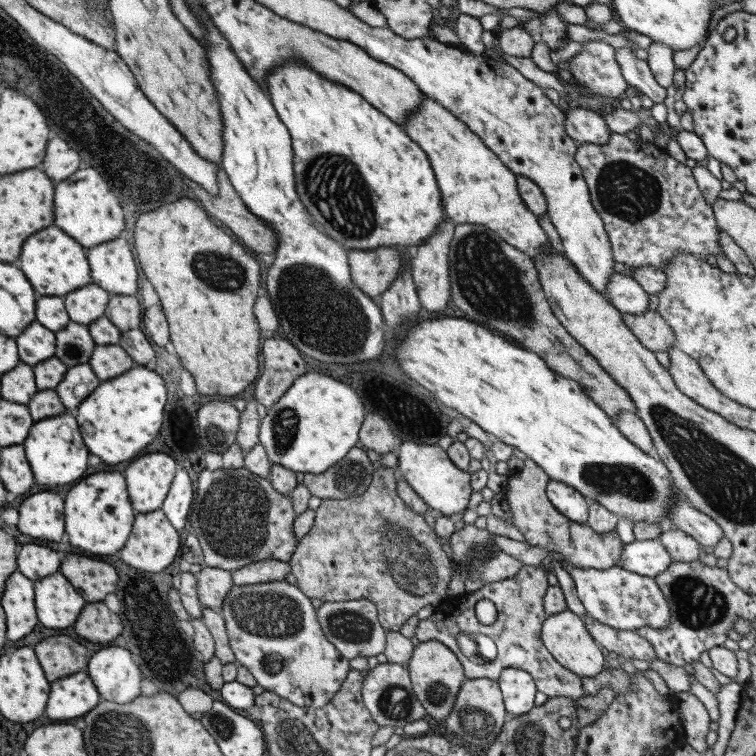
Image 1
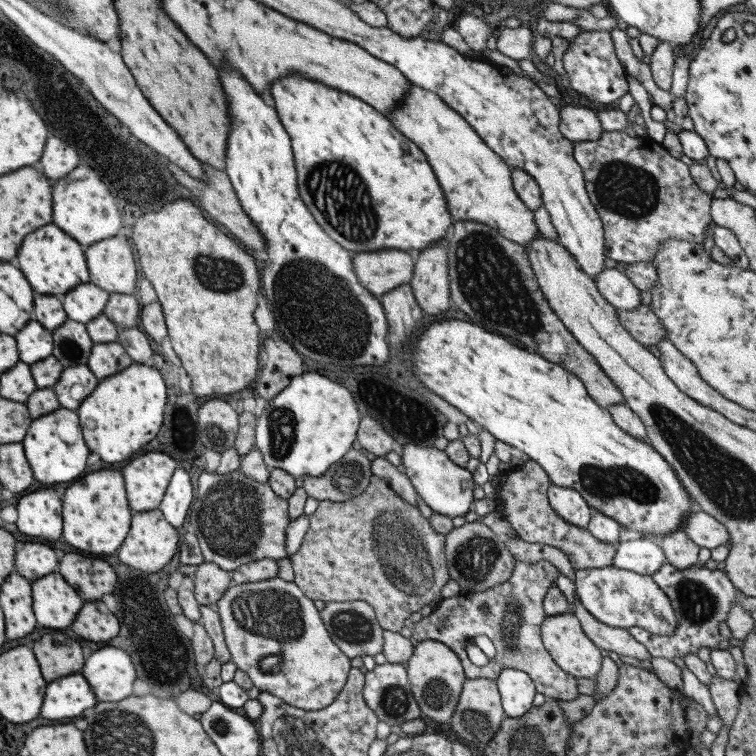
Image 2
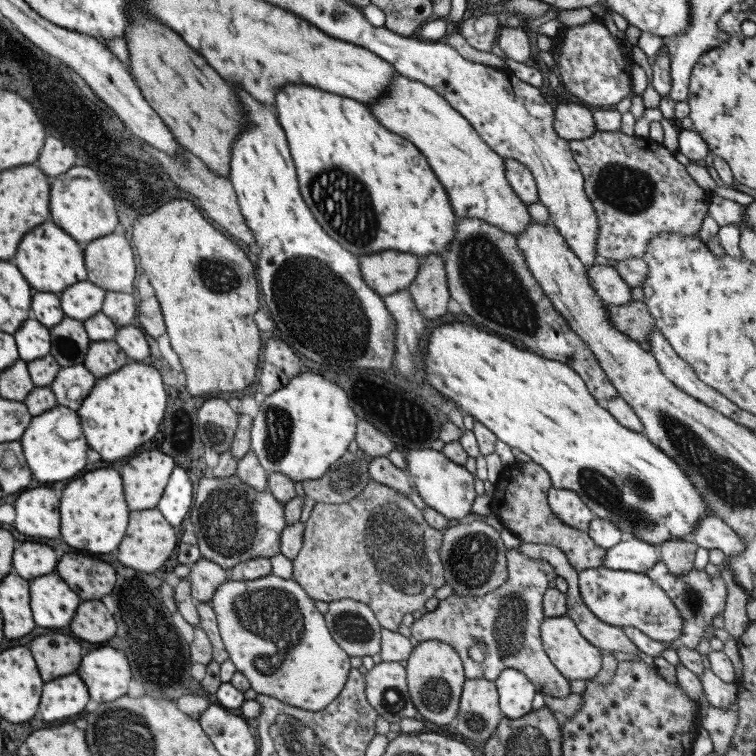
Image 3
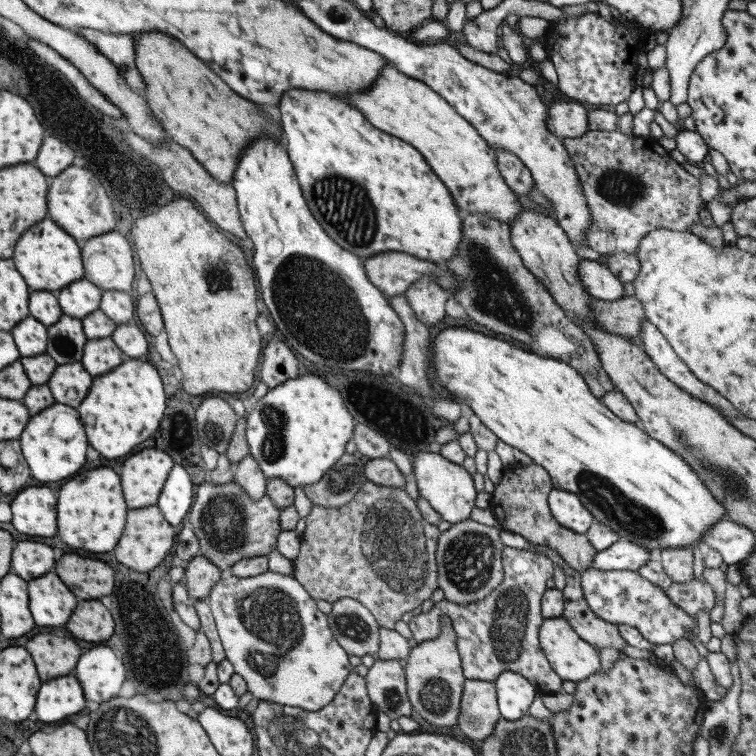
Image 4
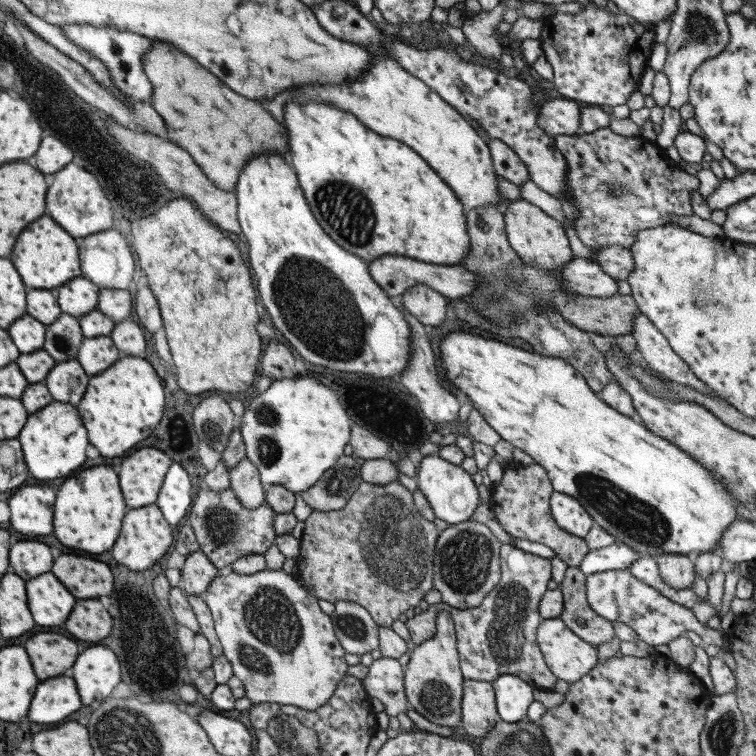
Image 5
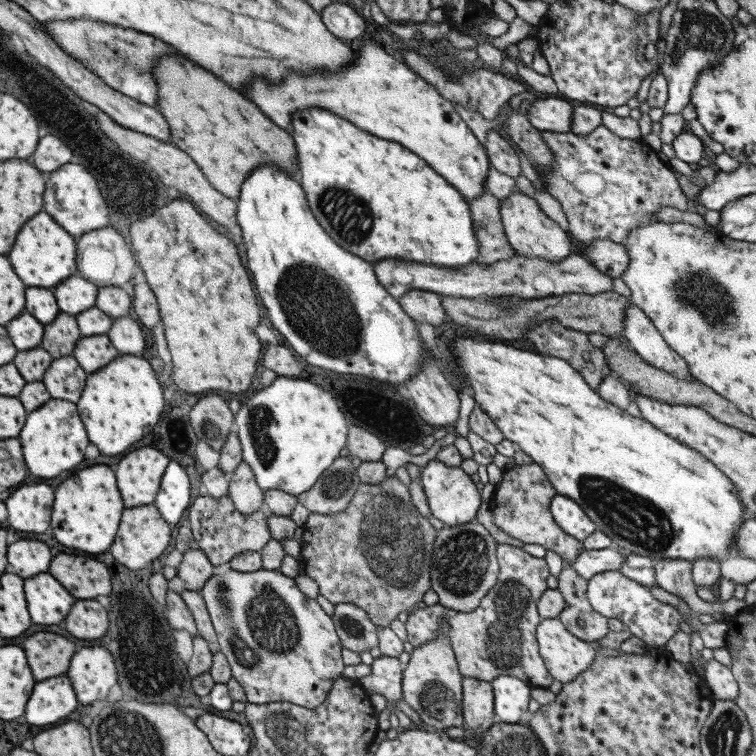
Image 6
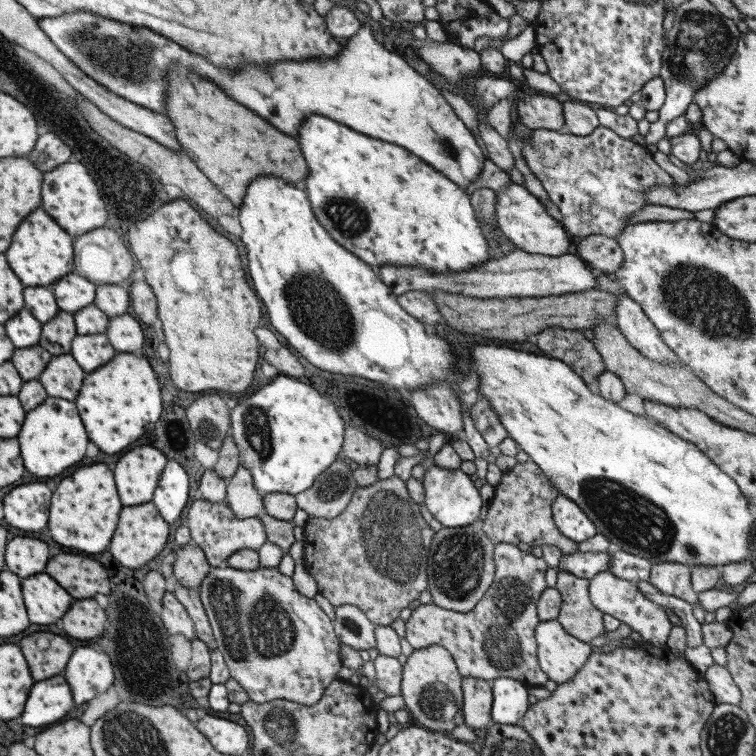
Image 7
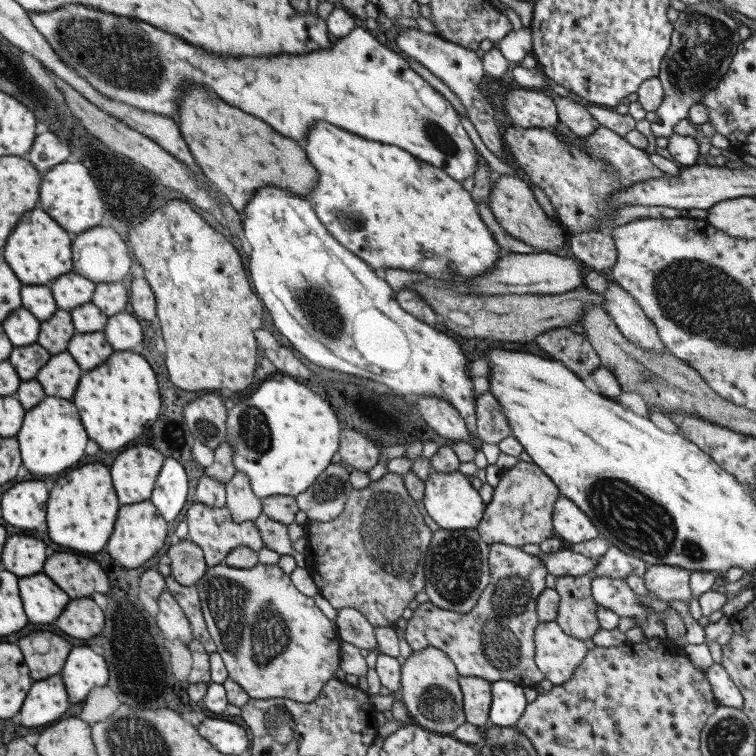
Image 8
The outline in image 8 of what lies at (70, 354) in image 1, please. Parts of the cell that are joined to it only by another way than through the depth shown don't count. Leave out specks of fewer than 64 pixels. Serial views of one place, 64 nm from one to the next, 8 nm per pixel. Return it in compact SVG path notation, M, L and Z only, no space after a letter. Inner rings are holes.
M64 309L57 311L40 323L37 343L48 350L50 356L68 350L68 341L74 336L75 328L70 313Z

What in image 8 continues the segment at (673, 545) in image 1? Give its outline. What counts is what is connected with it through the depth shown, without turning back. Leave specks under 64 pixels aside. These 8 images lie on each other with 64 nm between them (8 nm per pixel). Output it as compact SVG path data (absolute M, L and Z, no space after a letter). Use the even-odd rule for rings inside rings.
M652 565L646 569L643 582L649 594L662 602L678 600L689 602L692 592L689 588L689 570L668 565Z

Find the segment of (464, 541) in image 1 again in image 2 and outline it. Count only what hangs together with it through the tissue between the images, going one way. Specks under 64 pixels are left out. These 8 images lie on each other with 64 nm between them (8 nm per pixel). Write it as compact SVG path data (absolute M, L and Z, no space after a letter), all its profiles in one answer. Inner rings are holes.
M465 523L460 528L445 535L444 554L448 564L451 586L458 593L478 593L488 591L490 588L506 582L514 571L516 559L504 543L504 536L495 534L482 523Z

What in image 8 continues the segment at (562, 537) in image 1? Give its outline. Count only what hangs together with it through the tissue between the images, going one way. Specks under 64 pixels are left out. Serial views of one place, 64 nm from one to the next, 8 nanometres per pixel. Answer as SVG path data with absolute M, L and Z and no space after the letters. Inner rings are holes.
M519 460L513 468L501 471L494 496L485 505L482 521L476 529L478 535L486 544L516 547L540 544L552 535L558 537L553 532L553 508L560 496L556 484L535 463Z

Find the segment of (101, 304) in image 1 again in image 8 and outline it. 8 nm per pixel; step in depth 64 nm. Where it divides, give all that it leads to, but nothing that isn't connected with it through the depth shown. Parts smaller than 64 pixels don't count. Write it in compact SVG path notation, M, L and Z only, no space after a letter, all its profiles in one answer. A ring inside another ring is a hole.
M74 270L56 278L49 287L57 308L68 312L76 306L90 302L95 289L94 282Z

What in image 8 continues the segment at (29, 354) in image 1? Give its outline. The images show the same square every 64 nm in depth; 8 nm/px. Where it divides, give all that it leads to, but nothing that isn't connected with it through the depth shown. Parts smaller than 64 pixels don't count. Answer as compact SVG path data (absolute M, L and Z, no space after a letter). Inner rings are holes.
M22 306L12 311L1 323L14 347L26 346L38 340L41 322Z

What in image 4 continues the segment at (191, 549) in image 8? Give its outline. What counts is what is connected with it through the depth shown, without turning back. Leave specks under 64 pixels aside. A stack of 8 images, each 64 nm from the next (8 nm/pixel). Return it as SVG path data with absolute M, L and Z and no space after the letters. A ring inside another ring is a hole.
M197 554L188 561L184 580L188 595L194 600L206 600L210 590L220 579L222 579L222 570L204 555Z

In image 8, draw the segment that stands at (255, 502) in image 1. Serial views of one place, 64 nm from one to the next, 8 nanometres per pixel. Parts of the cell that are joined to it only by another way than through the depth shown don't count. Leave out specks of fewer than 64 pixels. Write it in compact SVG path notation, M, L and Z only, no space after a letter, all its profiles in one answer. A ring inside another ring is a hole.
M200 502L194 504L186 512L186 524L188 525L187 538L198 544L203 550L203 556L208 567L220 565L230 551L239 546L247 546L257 553L263 548L262 536L260 536L254 521L236 523L230 515L228 508L210 508Z

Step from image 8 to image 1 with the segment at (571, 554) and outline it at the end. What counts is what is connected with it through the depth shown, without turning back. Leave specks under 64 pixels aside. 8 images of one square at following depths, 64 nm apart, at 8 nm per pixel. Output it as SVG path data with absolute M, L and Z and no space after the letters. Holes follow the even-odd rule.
M634 538L632 542L625 543L617 565L624 570L654 578L666 570L670 563L674 563L674 560L658 539Z

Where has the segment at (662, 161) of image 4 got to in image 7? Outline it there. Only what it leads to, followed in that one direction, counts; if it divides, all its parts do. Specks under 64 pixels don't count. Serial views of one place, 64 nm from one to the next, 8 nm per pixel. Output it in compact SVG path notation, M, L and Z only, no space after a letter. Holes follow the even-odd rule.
M598 125L588 136L560 134L548 129L532 129L530 139L522 143L522 154L530 172L540 180L552 201L562 213L563 227L573 235L573 239L590 234L601 234L618 238L622 229L628 226L628 217L648 205L646 191L654 185L672 187L674 178L654 160L654 150L618 136L613 130Z

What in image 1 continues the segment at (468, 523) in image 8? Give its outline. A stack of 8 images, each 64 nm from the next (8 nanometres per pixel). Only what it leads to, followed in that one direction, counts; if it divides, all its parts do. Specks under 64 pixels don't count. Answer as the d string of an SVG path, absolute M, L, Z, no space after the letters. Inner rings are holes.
M402 442L398 461L398 475L410 484L410 487L436 515L441 514L447 517L453 514L463 514L468 509L468 502L473 493L471 474L457 468L440 446Z

